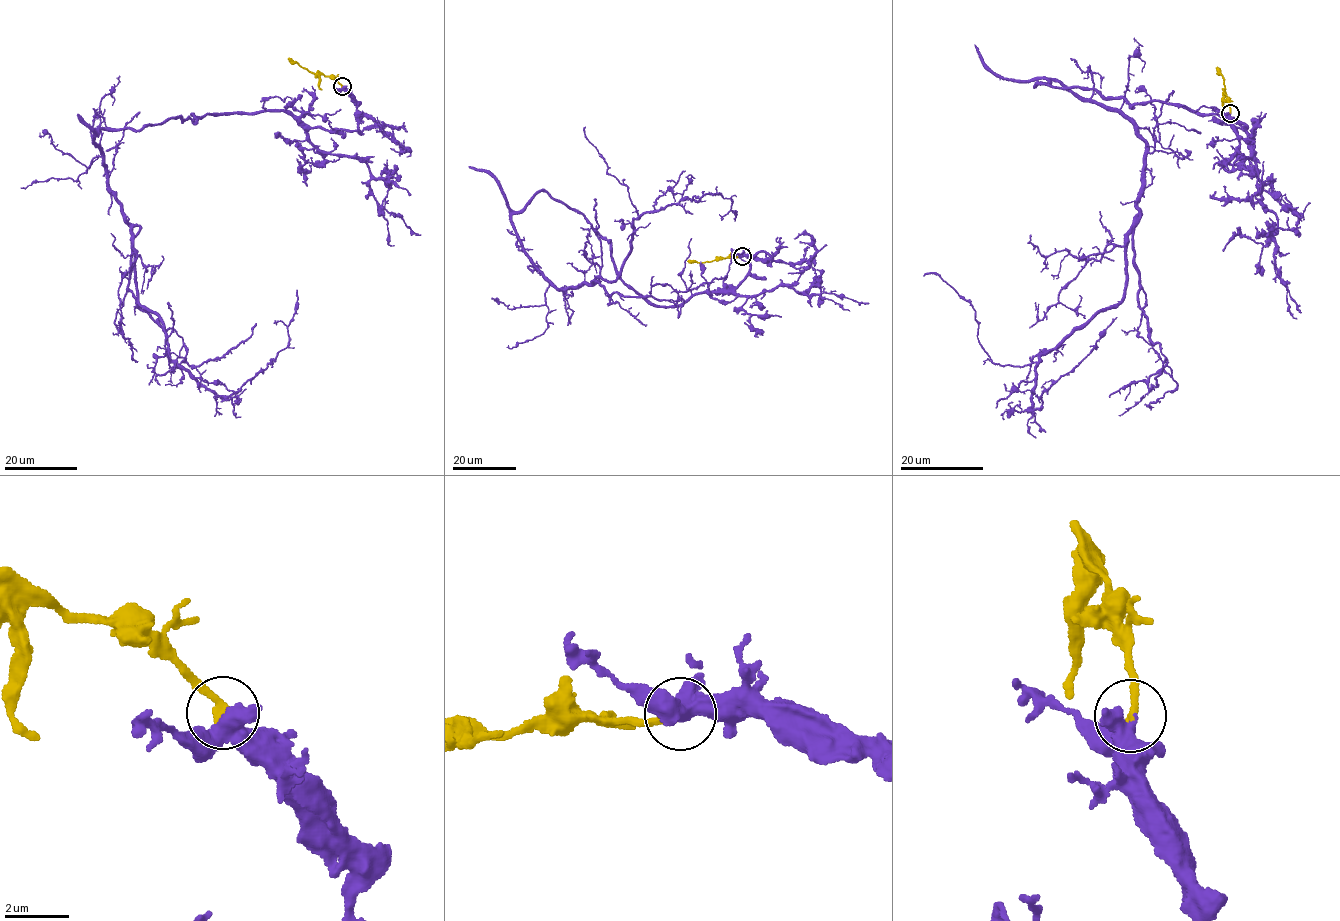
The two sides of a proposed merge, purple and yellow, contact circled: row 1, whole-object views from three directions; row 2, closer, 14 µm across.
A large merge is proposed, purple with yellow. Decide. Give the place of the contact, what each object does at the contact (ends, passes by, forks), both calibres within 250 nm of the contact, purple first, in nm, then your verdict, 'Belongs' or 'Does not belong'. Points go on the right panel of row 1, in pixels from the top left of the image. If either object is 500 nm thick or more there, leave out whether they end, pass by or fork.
Place: (1230, 113). At the ring purple forks. At the ring yellow ends. Thickness 360 nm (purple) against 280 nm. Belongs

